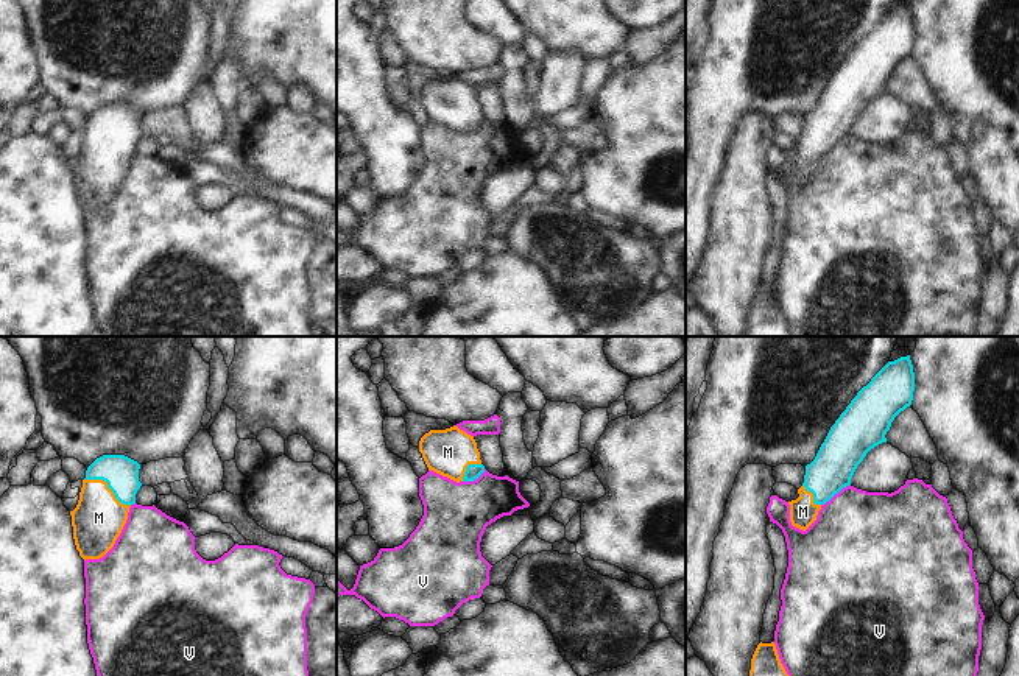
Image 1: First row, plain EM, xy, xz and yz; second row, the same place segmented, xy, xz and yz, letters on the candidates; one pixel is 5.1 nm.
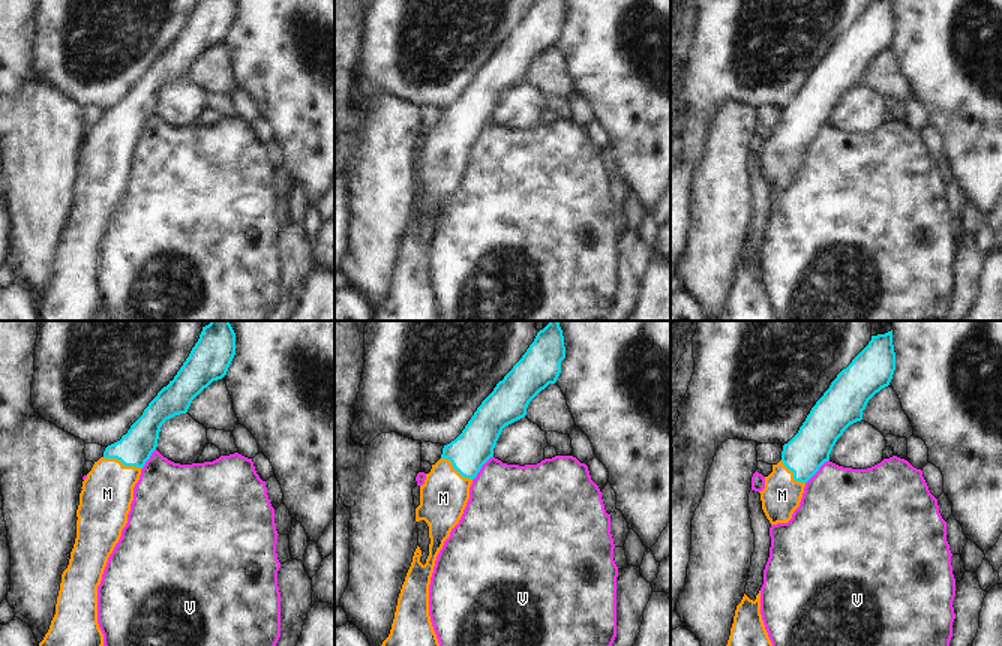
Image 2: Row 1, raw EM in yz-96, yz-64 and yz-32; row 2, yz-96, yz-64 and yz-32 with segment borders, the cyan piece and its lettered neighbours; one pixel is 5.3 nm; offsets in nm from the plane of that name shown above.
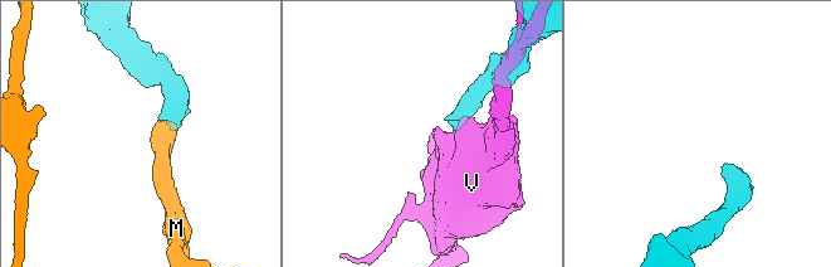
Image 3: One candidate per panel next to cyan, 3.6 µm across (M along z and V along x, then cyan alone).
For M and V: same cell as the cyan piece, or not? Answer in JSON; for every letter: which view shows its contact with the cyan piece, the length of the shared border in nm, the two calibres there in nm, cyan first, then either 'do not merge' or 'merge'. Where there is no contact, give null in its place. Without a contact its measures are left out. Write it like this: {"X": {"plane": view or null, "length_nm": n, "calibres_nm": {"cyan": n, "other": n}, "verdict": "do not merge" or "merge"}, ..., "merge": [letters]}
{"M": {"plane": "xy", "length_nm": 280, "calibres_nm": {"cyan": 180, "other": 260}, "verdict": "merge"}, "V": {"plane": "yz", "length_nm": 190, "calibres_nm": {"cyan": 220, "other": 460}, "verdict": "do not merge"}, "merge": ["M"]}

